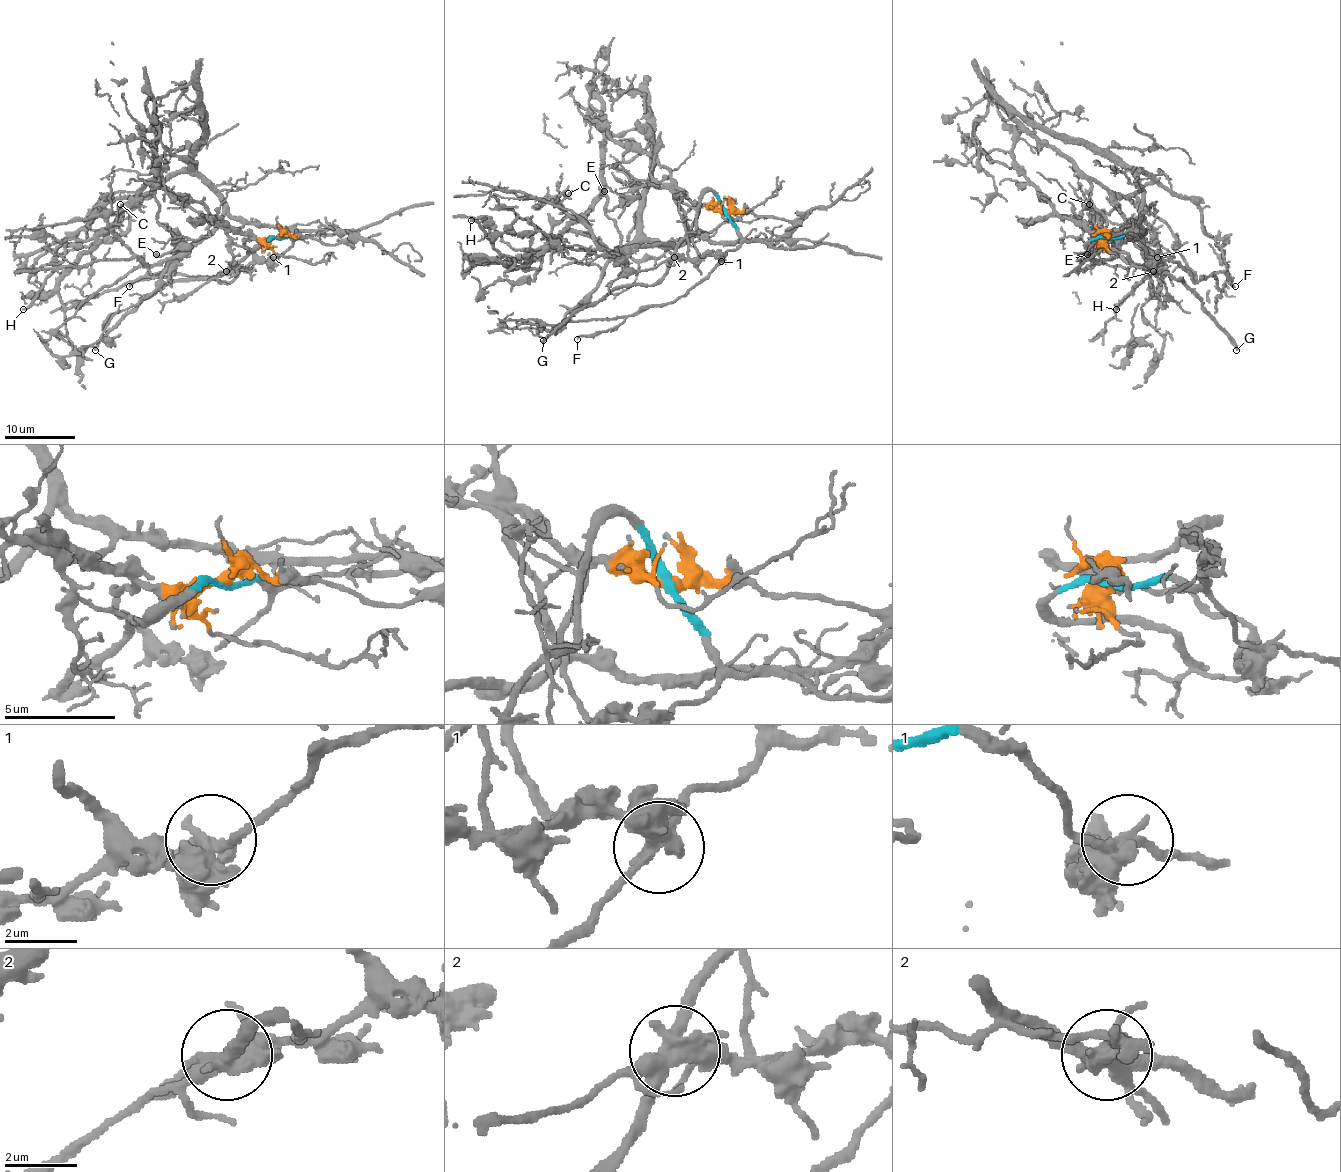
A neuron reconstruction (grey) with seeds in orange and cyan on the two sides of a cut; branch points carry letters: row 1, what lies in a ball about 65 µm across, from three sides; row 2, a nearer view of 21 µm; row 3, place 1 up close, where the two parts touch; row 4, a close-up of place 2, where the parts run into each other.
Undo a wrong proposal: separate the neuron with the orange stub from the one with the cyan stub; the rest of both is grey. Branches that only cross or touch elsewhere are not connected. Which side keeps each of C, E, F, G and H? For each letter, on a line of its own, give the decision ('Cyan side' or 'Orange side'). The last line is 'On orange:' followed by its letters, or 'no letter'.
C: Orange side
E: Orange side
F: Cyan side
G: Cyan side
H: Orange side
On orange: C, E, H

